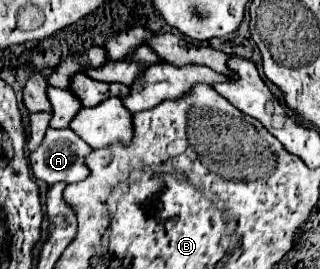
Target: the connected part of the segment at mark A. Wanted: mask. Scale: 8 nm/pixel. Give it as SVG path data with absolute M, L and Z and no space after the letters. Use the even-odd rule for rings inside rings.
M50 128L40 150L30 154L34 178L44 180L46 184L80 182L90 176L90 170L84 164L84 158L90 152L92 148L74 130Z

